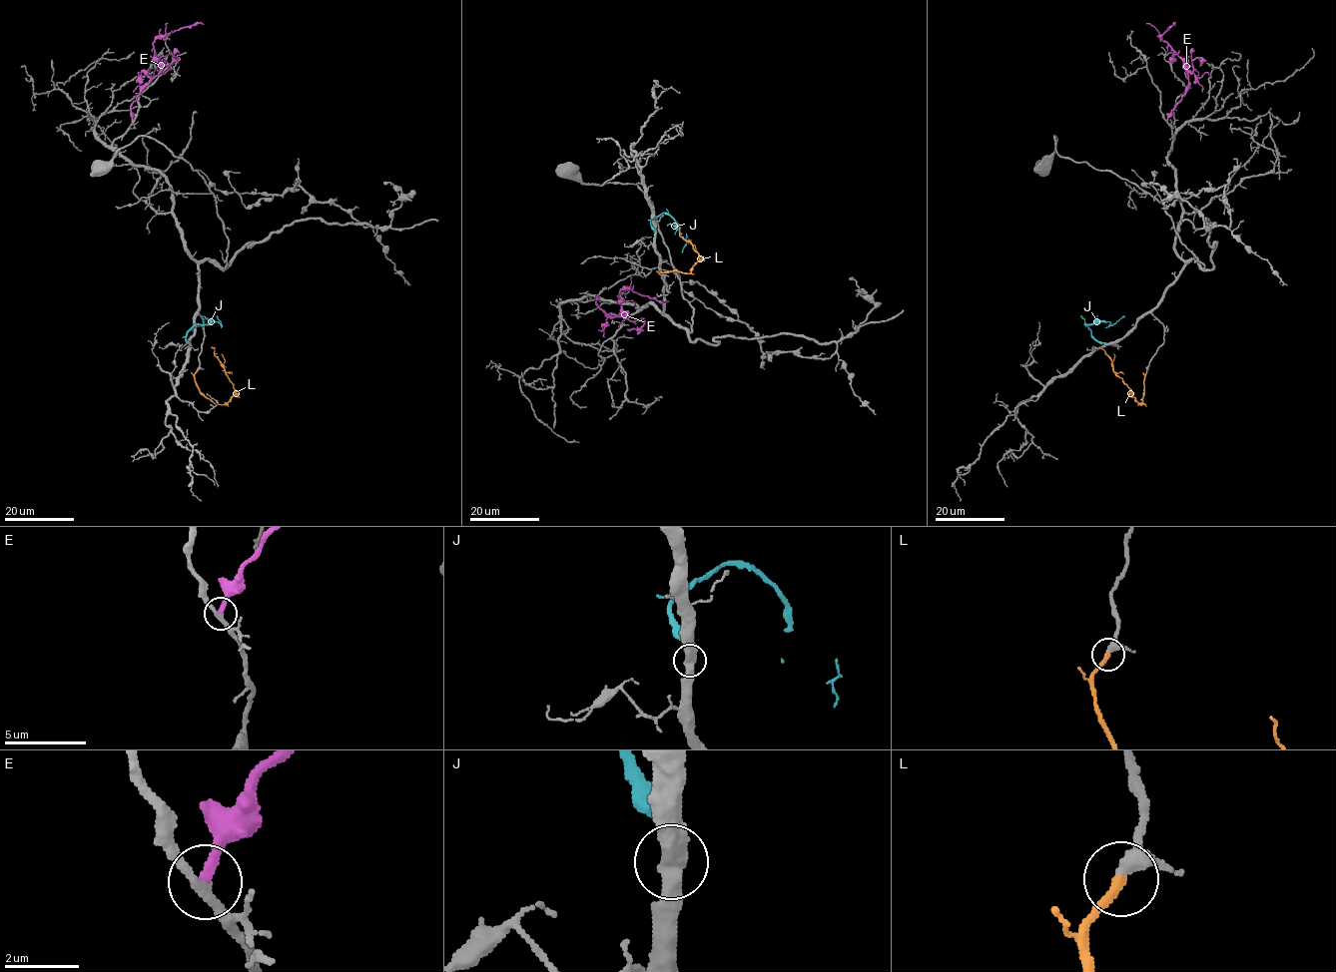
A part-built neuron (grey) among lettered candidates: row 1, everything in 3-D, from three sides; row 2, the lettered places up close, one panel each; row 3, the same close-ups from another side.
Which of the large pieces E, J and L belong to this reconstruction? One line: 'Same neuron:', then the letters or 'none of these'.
Same neuron: L

